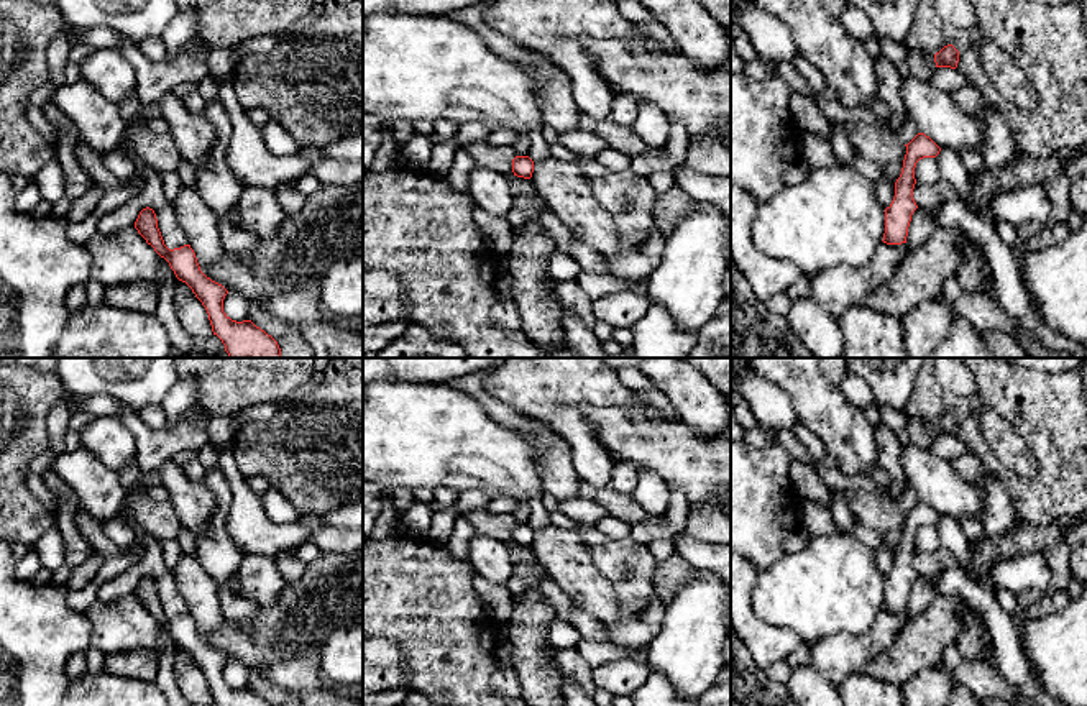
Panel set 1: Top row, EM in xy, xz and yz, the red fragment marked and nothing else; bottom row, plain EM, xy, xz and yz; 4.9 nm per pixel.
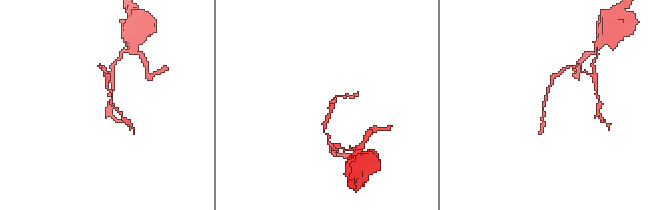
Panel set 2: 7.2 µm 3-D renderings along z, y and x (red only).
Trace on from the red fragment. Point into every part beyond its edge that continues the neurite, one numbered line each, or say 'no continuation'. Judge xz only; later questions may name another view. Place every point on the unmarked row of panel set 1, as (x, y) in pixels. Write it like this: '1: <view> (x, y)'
no continuation

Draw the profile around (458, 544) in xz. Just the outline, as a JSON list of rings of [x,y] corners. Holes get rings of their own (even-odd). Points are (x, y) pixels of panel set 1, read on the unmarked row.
[[[458,517],[453,524],[450,539],[447,540],[447,550],[458,560],[468,560],[470,542],[478,534],[478,530],[465,519]]]

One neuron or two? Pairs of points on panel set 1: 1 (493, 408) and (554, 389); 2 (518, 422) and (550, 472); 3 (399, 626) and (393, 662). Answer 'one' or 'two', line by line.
1: two
2: one
3: two

